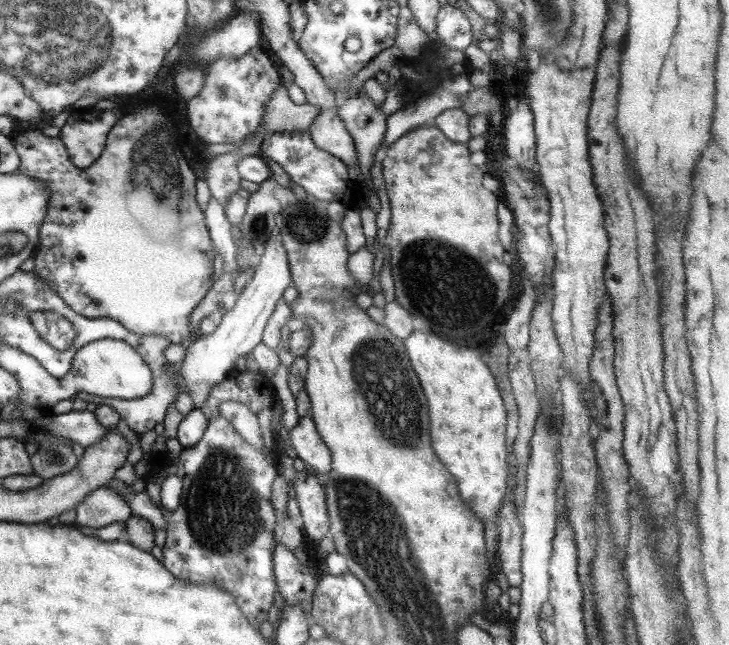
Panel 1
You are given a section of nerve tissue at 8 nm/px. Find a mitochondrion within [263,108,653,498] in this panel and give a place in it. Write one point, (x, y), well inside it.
(378, 368)

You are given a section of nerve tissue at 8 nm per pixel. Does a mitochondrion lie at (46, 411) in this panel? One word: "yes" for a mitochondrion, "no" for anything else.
no

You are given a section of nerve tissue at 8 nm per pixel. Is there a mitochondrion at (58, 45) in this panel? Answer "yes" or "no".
yes

